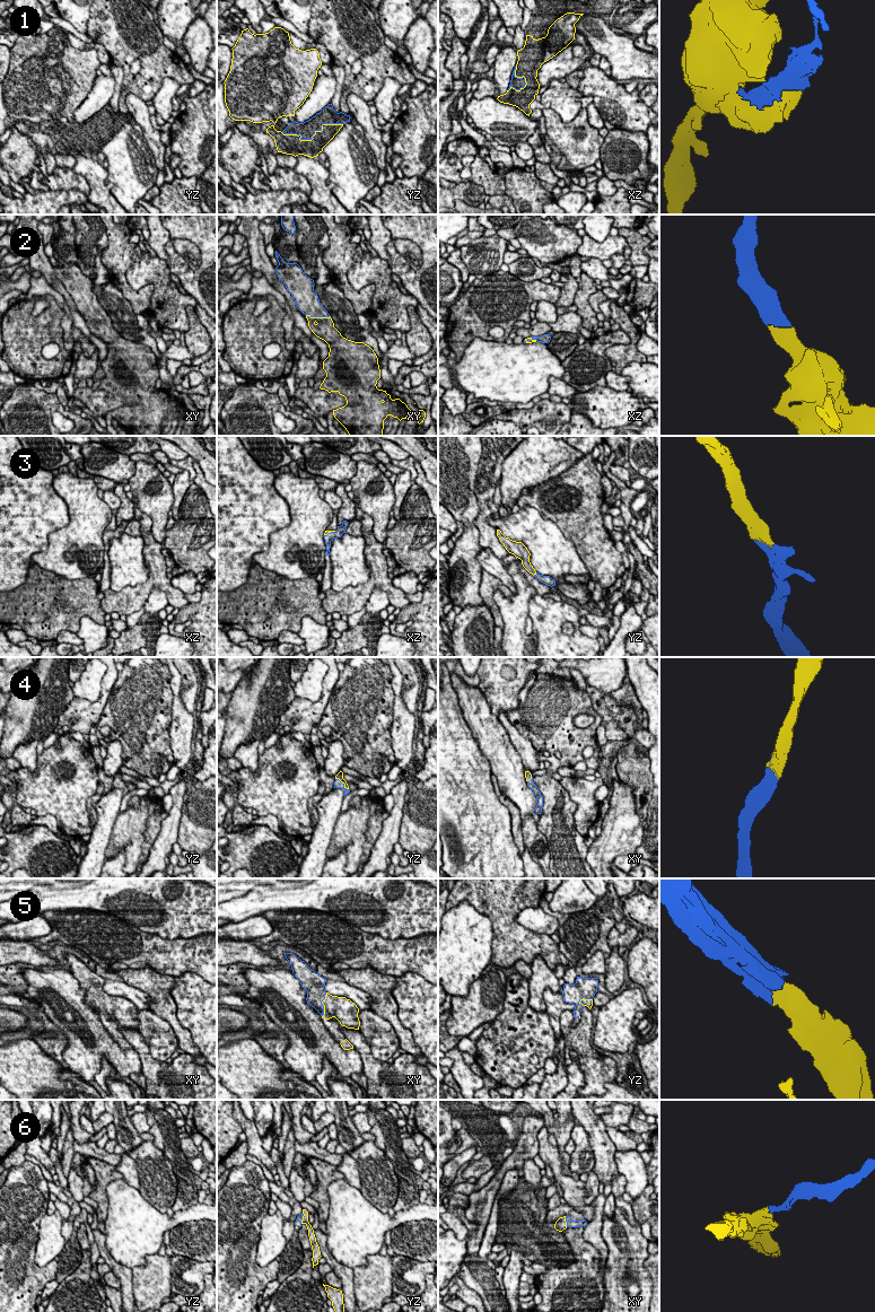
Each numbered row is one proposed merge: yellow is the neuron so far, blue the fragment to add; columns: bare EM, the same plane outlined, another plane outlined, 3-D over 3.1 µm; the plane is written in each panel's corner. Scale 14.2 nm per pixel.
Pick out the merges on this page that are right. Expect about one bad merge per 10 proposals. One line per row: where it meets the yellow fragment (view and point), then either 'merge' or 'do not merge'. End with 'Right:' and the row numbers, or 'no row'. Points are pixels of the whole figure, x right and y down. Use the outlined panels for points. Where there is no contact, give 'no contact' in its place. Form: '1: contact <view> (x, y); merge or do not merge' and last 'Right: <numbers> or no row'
1: contact yz (312, 137); merge
2: contact xy (318, 317); merge
3: contact yz (534, 574); merge
4: contact yz (342, 783); merge
5: contact xy (323, 1004); merge
6: contact xy (566, 1222); merge
Right: 1, 2, 3, 4, 5, 6

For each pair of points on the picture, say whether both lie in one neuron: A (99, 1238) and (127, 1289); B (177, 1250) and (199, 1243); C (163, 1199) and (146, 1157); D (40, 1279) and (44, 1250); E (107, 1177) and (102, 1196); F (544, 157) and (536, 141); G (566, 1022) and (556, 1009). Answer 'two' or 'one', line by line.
A: one
B: one
C: one
D: two
E: one
F: one
G: two

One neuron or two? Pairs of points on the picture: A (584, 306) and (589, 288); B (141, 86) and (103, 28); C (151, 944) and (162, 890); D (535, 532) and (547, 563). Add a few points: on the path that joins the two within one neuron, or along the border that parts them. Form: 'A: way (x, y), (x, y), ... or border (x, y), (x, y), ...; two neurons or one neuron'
A: way (584, 302), (585, 292); one neuron
B: way (127, 73), (123, 49), (117, 43); one neuron
C: border (129, 924), (165, 938), (180, 938); two neurons
D: way (543, 540), (547, 543), (547, 556); one neuron

